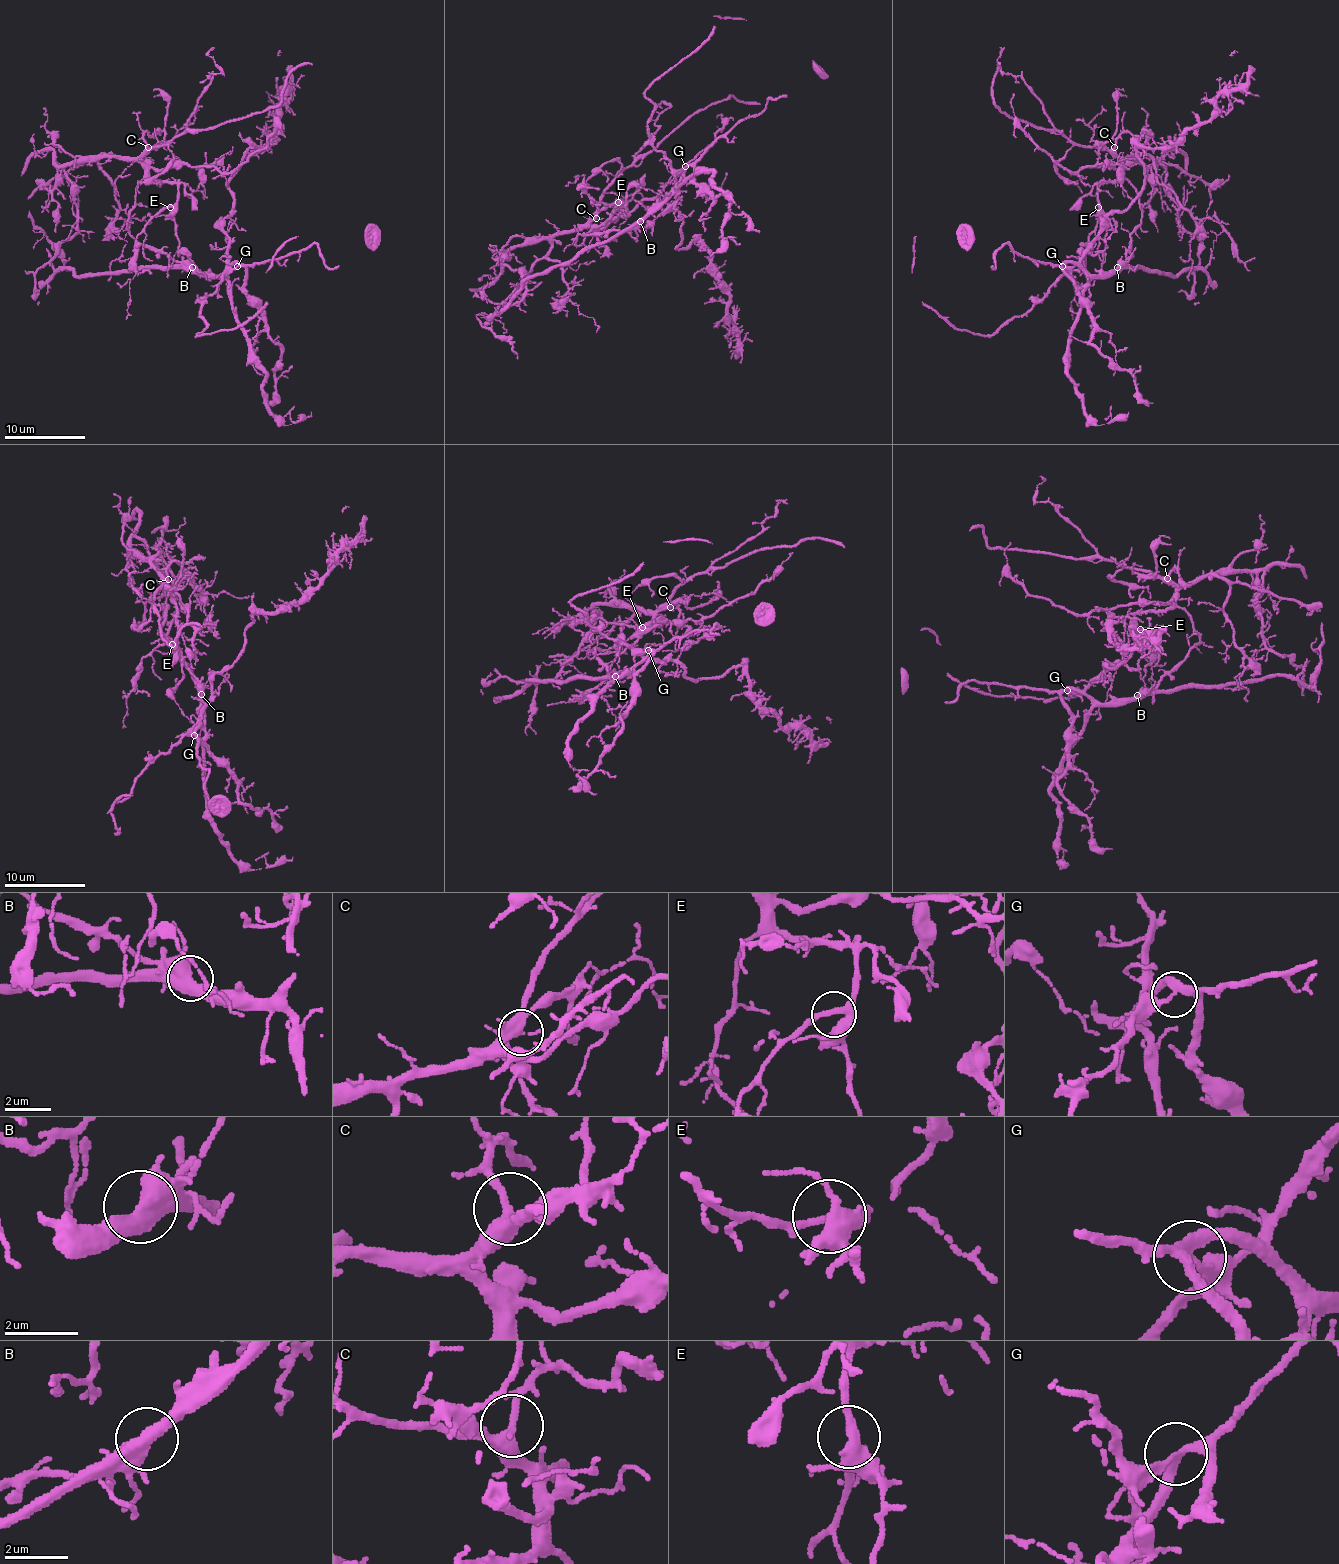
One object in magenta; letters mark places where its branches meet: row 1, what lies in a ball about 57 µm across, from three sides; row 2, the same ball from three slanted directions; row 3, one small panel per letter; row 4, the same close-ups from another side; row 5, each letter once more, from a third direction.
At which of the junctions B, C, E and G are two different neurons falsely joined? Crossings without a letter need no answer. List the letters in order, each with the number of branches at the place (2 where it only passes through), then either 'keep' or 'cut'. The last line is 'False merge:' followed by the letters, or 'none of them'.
B: branches 3; cut
C: branches 3; keep
E: branches 3; keep
G: branches 3; cut
False merge: B, G

